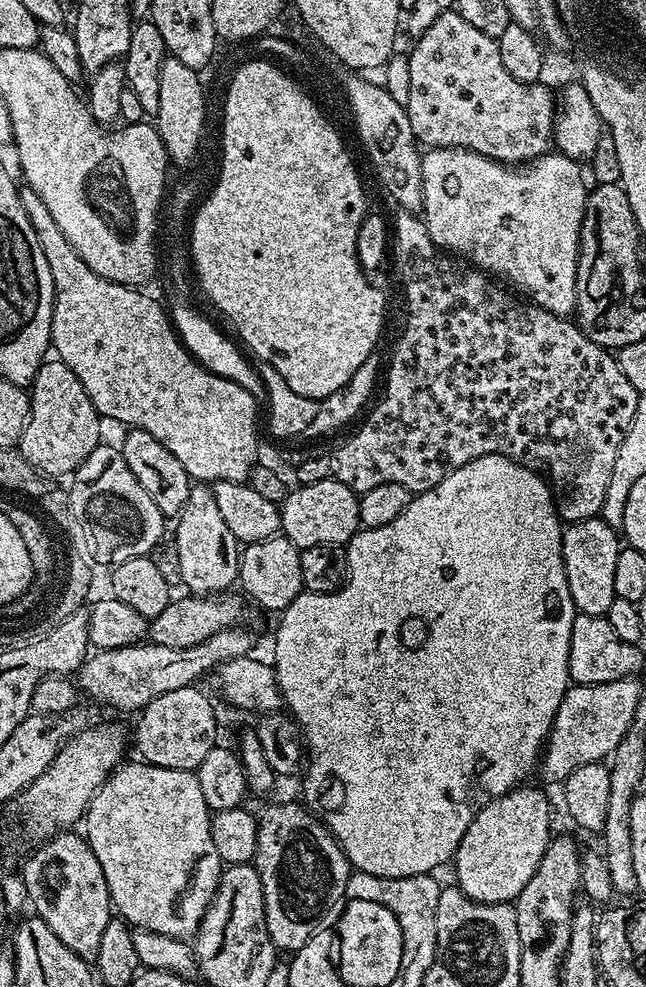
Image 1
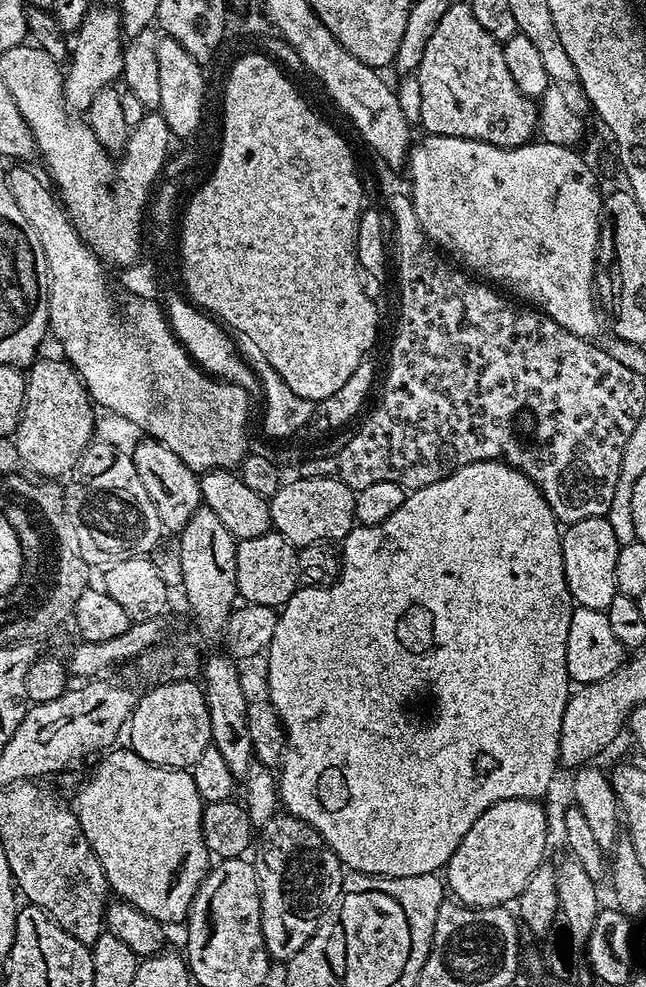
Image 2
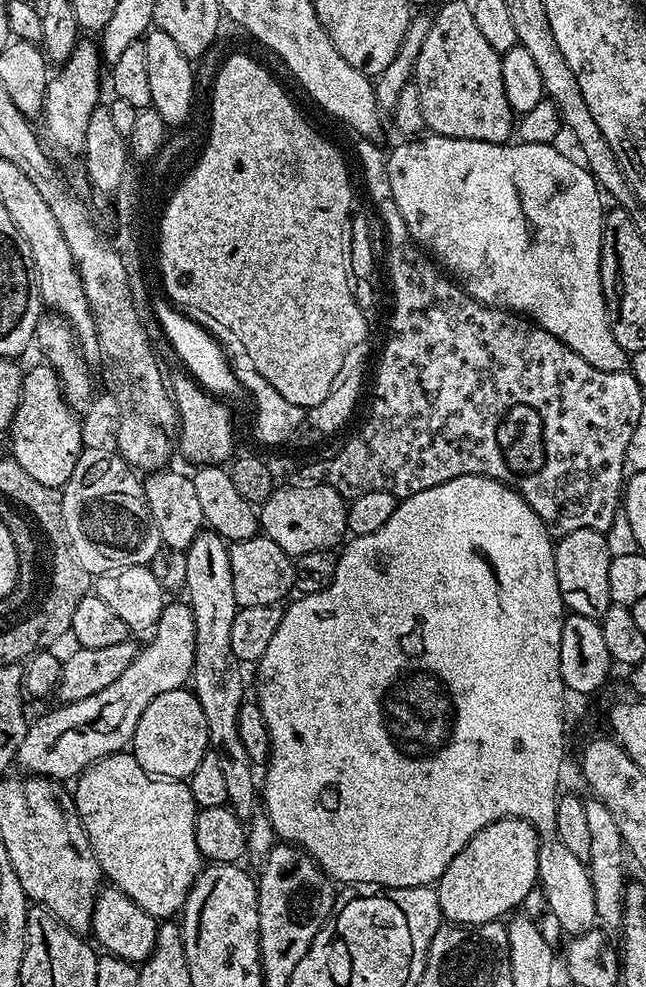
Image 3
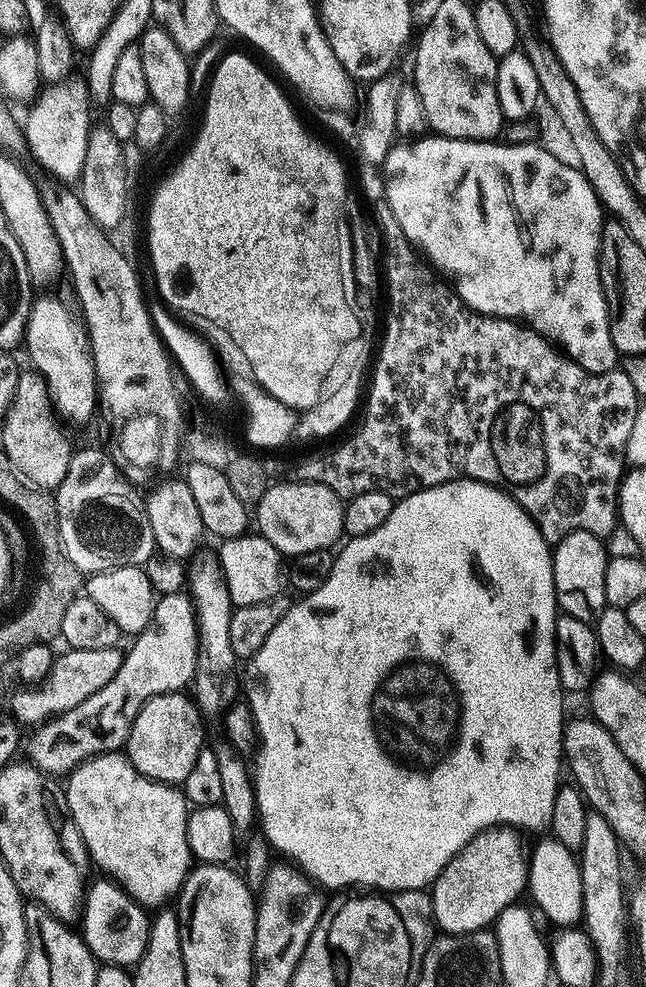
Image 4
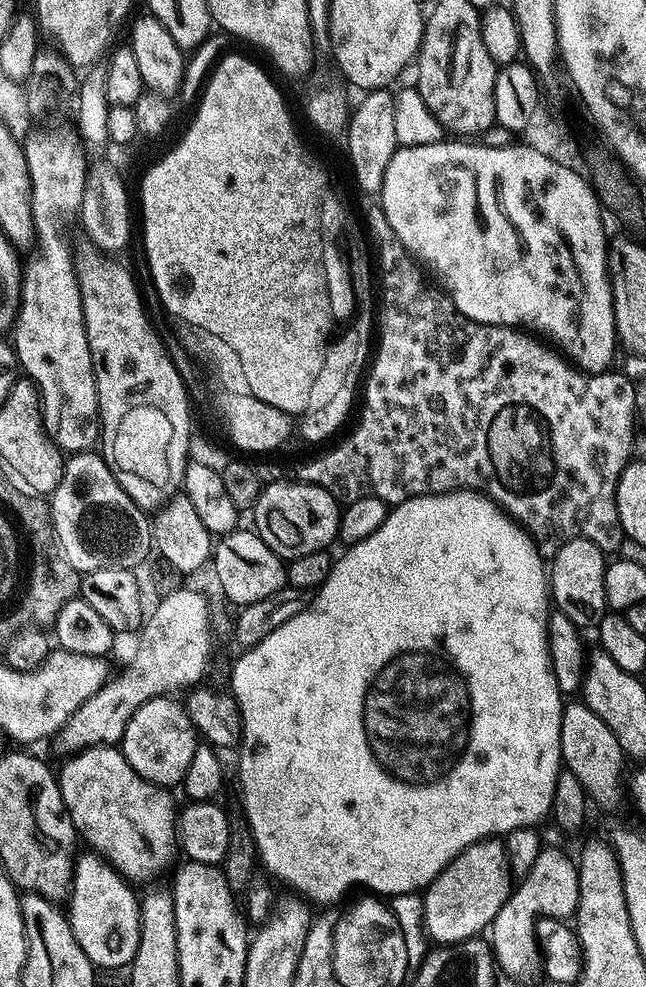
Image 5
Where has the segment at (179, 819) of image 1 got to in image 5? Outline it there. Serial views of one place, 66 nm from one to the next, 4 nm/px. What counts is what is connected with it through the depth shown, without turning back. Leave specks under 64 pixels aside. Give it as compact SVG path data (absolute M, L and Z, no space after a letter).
M97 746L95 748L85 748L72 754L72 757L65 762L61 768L58 768L58 779L60 782L60 793L64 799L64 809L70 814L72 824L76 827L79 839L89 844L93 853L99 854L103 859L107 860L121 876L129 881L146 880L162 868L166 867L172 860L172 855L177 855L178 841L176 838L176 821L178 819L177 805L172 805L173 793L166 788L160 788L157 784L151 784L148 780L143 780L137 772L132 769L130 762L126 762L123 751L116 746Z

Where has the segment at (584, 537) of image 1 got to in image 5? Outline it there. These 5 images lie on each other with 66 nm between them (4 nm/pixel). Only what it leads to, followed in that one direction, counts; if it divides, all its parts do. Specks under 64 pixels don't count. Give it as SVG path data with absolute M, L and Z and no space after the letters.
M579 536L573 540L566 540L555 549L550 560L550 596L555 607L577 629L595 629L600 619L609 611L606 602L606 586L604 585L604 569L606 567L606 554L593 540Z

